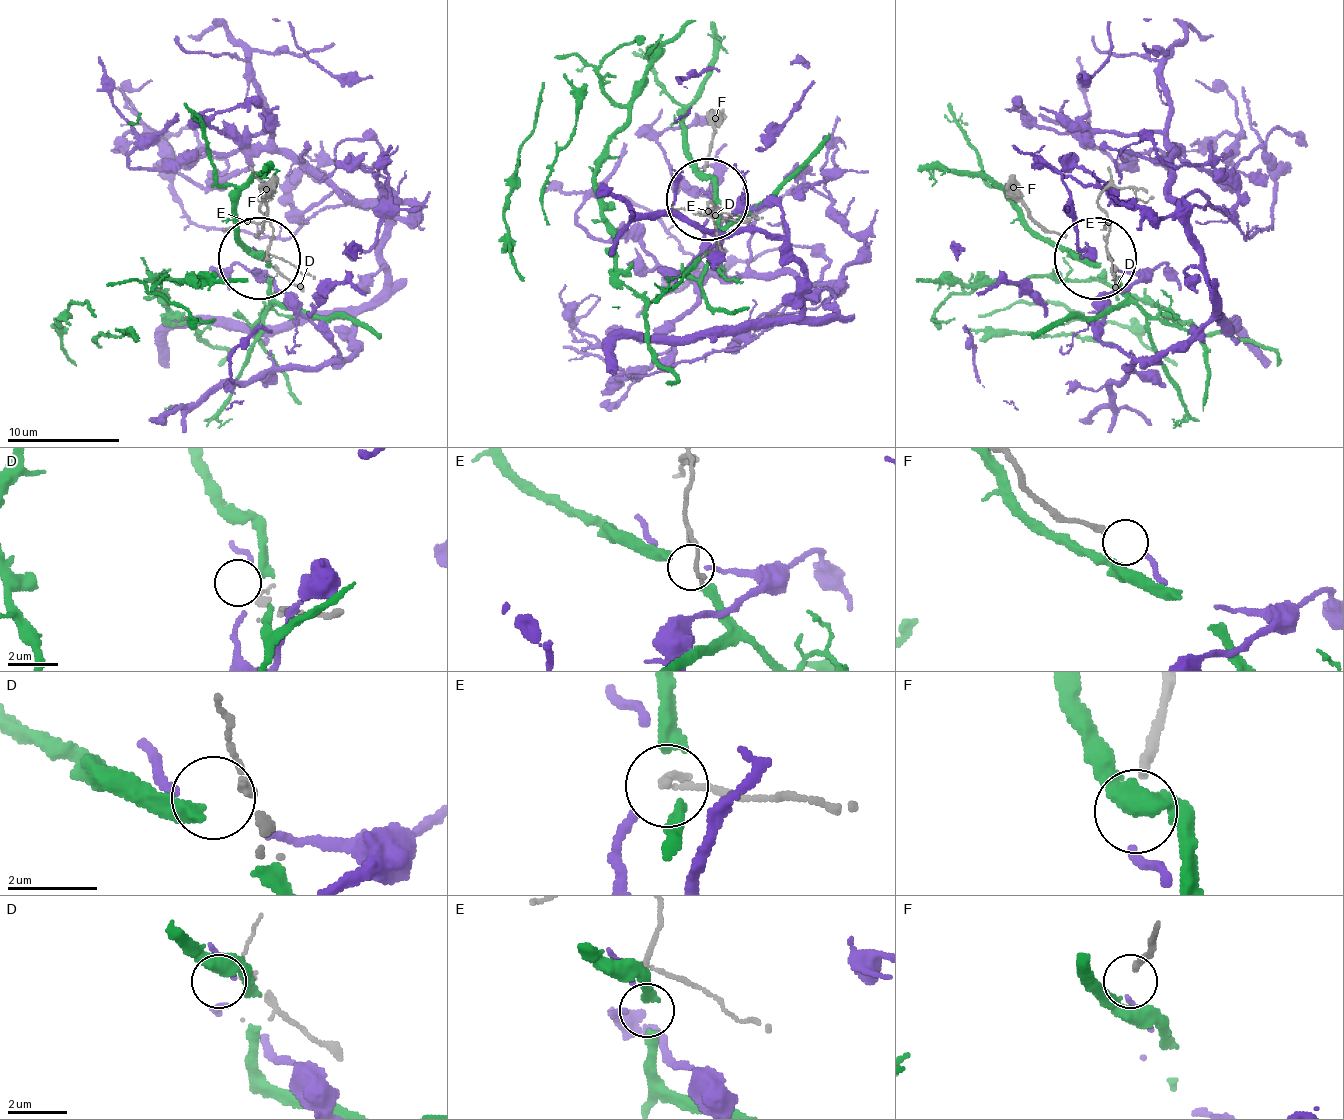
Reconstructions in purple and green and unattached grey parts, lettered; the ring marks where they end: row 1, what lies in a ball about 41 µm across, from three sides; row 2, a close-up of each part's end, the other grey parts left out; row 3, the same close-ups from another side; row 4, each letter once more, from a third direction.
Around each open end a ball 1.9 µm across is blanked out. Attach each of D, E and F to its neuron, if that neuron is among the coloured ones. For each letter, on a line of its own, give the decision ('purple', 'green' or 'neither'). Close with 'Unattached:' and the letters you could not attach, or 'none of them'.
D: neither
E: green
F: purple
Unattached: D

